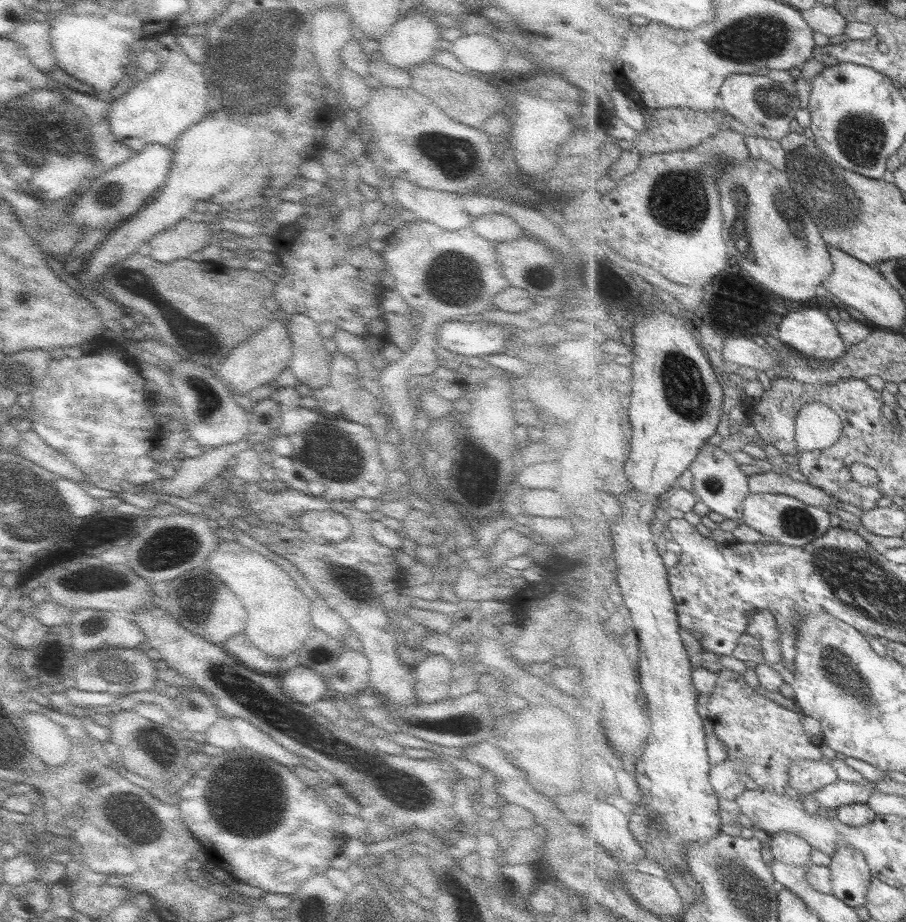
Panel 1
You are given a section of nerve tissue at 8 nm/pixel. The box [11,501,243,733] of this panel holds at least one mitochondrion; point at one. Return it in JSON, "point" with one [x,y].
{"point":[167,549]}

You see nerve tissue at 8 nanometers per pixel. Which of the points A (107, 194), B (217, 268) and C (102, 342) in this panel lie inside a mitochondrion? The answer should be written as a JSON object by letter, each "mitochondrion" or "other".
{"A":"mitochondrion","B":"other","C":"other"}

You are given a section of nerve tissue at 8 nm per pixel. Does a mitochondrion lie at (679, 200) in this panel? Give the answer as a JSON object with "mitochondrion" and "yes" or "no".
{"mitochondrion":"yes"}

